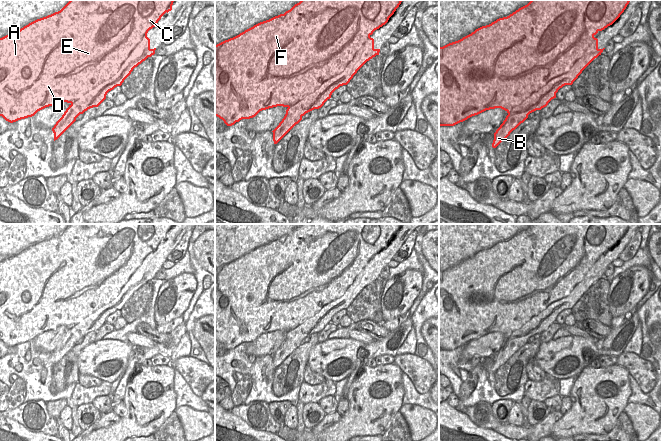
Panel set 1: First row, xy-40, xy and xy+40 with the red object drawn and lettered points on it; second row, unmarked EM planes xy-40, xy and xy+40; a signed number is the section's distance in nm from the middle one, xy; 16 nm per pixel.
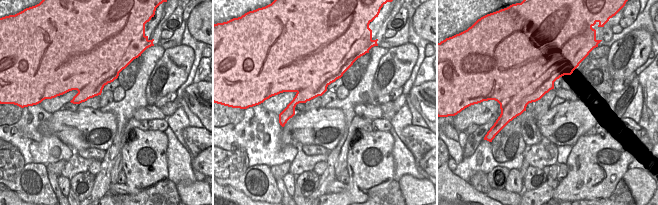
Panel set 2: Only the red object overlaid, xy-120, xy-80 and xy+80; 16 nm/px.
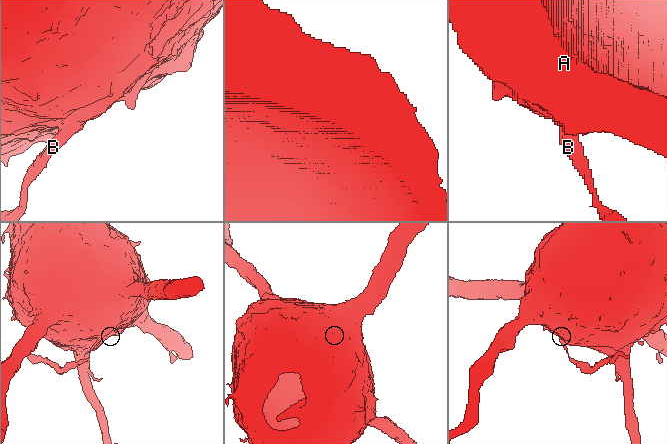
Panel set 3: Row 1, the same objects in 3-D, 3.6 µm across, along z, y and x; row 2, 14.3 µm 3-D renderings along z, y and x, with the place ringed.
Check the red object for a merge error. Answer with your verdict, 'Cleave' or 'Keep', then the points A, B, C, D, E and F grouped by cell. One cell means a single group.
Cleave. Groups: A C D E F / B

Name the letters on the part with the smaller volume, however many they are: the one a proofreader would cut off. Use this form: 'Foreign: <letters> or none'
Foreign: B

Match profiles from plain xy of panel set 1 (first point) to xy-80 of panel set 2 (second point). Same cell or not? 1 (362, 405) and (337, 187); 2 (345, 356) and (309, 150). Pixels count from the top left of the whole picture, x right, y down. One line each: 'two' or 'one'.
1: two
2: two

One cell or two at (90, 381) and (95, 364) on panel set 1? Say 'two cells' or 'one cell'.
two cells

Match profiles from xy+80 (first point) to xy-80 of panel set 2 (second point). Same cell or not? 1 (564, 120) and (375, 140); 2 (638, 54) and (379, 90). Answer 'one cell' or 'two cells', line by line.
1: two cells
2: one cell

